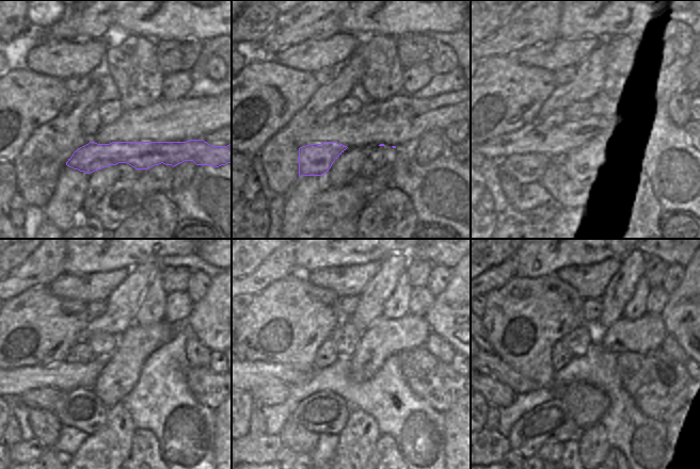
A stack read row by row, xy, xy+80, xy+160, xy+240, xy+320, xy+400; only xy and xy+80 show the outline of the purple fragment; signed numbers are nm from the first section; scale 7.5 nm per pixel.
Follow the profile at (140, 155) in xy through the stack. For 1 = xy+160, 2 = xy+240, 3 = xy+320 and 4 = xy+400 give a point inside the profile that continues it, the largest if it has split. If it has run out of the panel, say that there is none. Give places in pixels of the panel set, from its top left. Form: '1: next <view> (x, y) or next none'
1: next xy+160 (529, 167)
2: next xy+240 (45, 399)
3: next xy+320 (270, 394)
4: next xy+400 (496, 393)

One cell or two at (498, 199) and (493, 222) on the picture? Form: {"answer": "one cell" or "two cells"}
{"answer": "two cells"}

